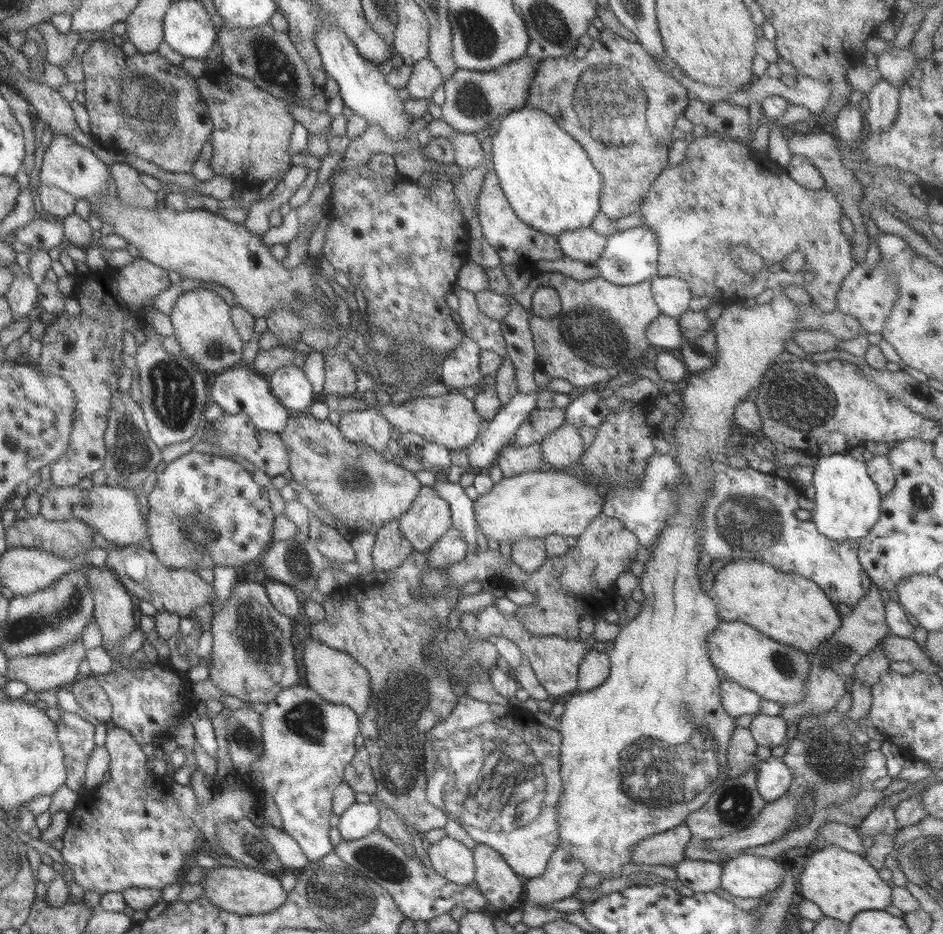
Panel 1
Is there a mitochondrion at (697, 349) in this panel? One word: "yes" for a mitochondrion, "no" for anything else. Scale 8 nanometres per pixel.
no

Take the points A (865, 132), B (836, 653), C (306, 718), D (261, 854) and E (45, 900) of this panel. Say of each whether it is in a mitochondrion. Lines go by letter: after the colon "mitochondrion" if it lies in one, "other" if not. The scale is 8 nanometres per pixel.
A: other
B: mitochondrion
C: mitochondrion
D: mitochondrion
E: other

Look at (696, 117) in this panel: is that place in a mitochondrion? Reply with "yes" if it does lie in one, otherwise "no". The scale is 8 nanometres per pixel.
no

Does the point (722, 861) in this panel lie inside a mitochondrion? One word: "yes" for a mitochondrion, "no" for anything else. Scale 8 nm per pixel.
no

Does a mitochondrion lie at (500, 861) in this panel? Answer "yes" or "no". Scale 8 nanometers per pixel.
no

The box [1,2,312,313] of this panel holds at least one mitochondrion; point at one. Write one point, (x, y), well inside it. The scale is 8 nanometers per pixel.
(147, 100)

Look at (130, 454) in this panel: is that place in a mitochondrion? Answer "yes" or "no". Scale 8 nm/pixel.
yes

